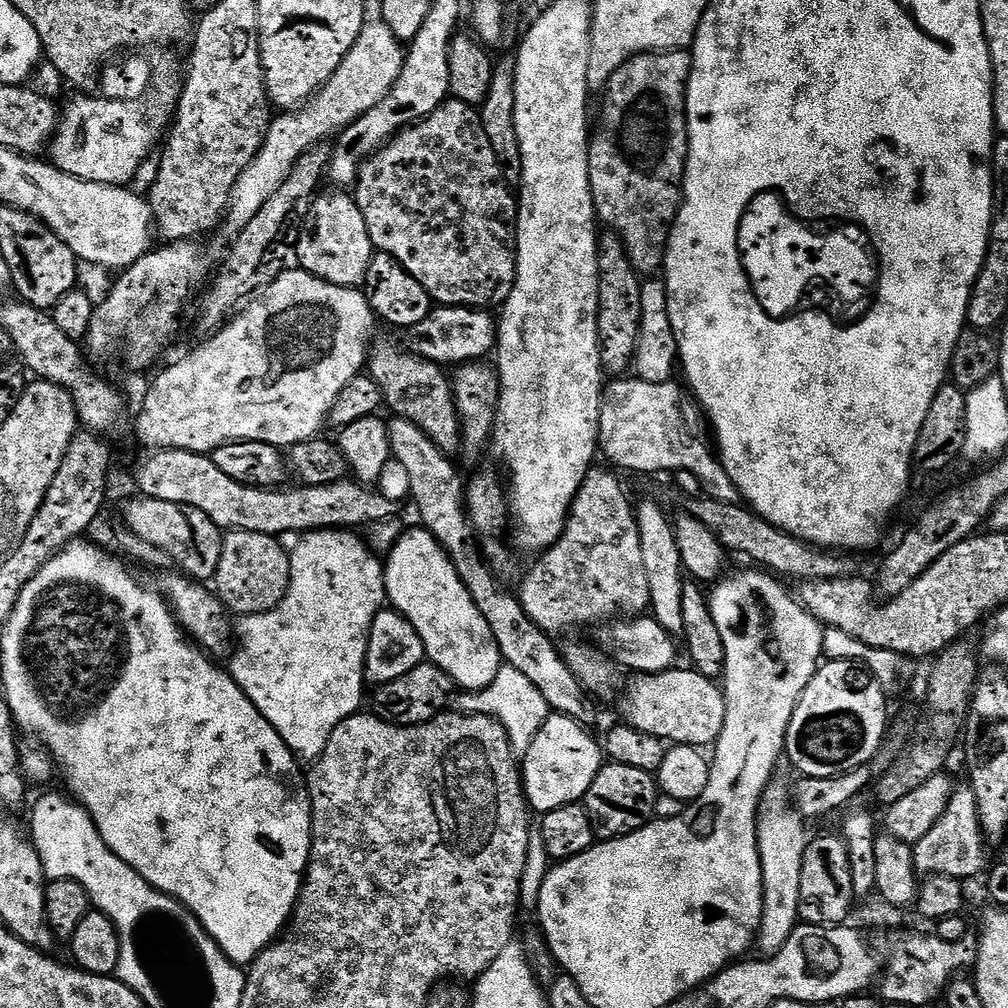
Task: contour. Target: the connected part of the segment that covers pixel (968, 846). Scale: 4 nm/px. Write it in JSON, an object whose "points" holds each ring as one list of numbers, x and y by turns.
{"points":[[967,786,957,787,952,793,942,818,938,818,930,834,922,837,912,848,912,867,921,877,976,876,980,872,980,867,982,867,981,872,985,867,984,848,986,849,986,841,978,822,978,806,972,789]]}

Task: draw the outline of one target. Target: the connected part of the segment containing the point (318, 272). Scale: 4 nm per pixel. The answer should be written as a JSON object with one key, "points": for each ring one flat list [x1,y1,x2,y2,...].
{"points":[[321,191,312,202,312,210,304,218,300,241,296,243,294,256,300,259,299,267,320,280,337,284,343,288,360,288,366,278,366,270,370,266,374,249,372,239,366,230,366,218,362,218,362,210,355,199,344,192]]}

